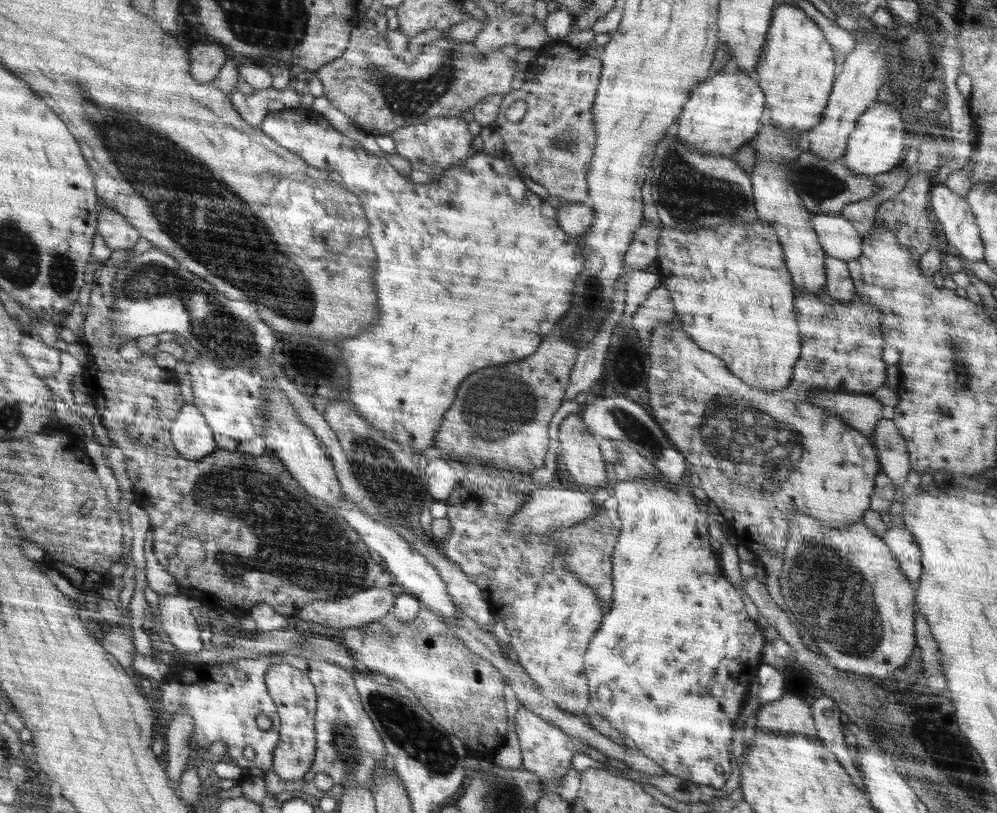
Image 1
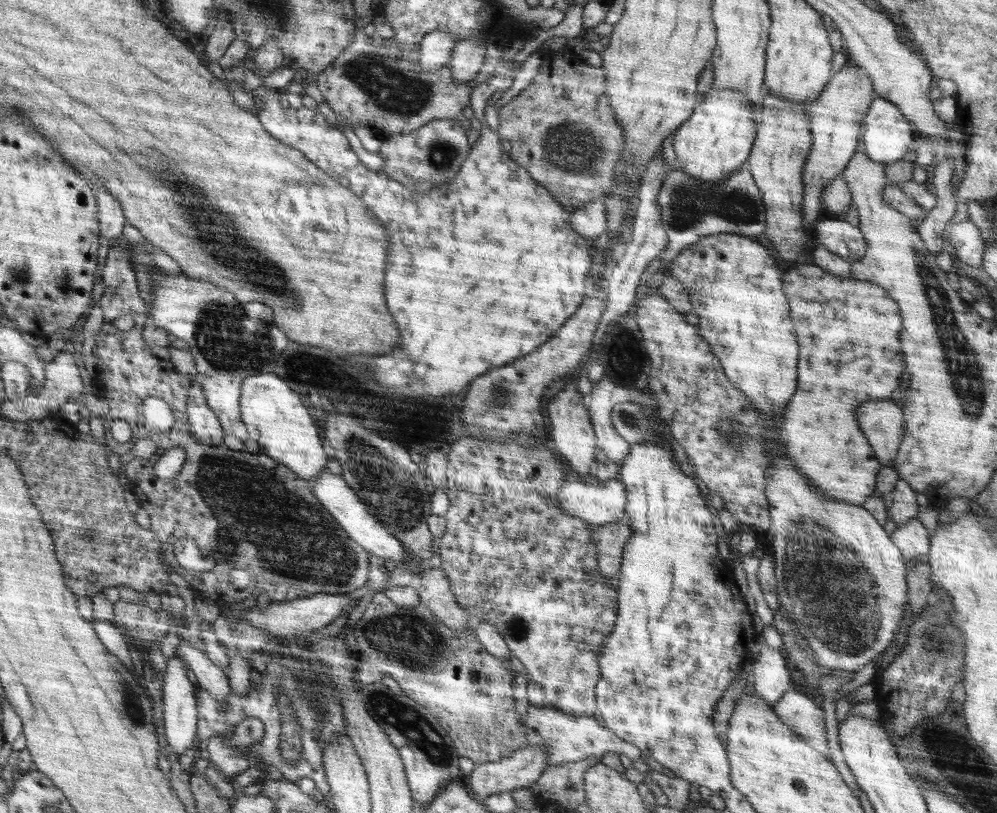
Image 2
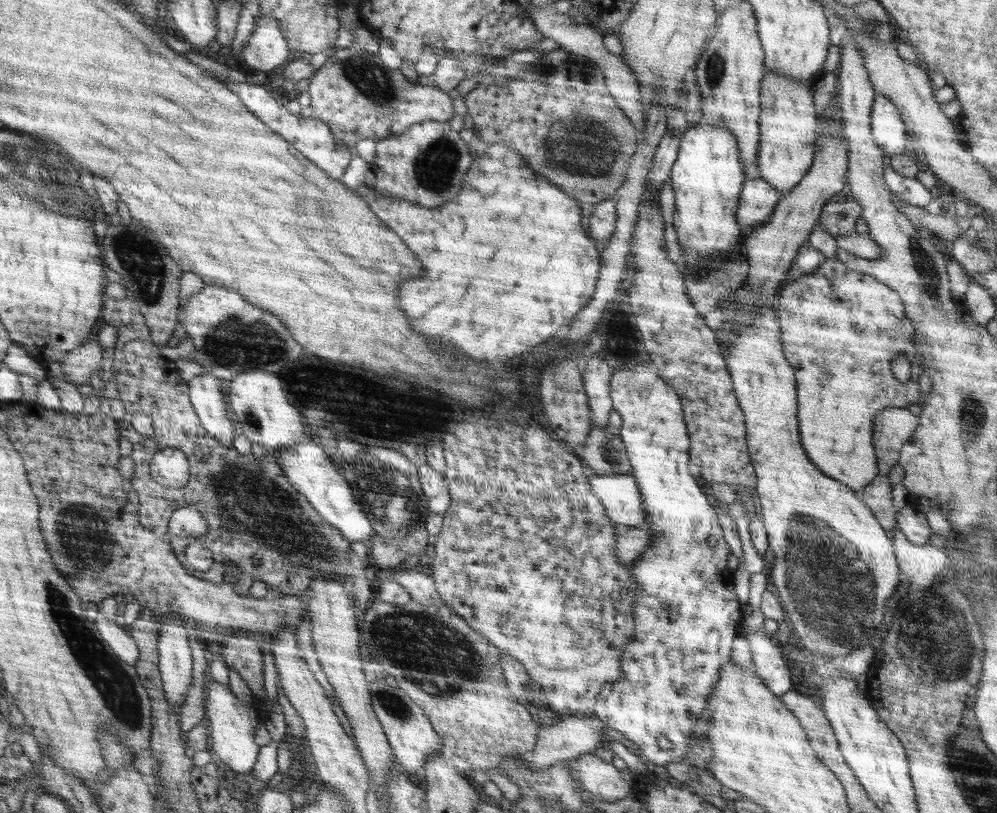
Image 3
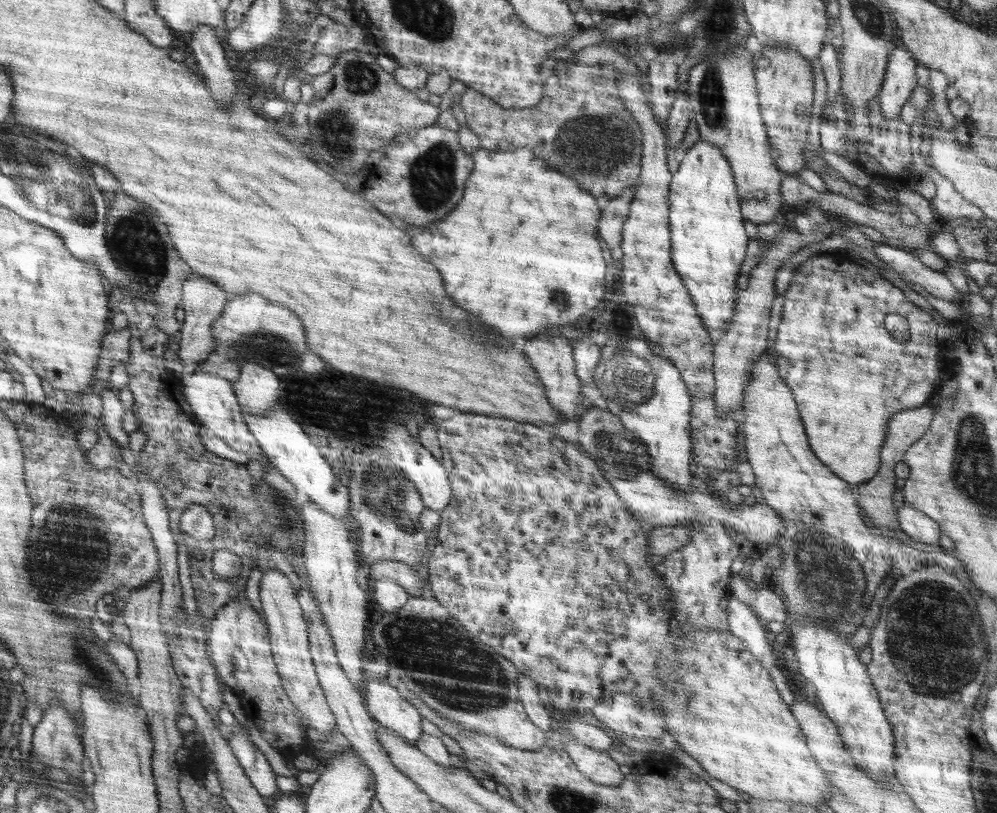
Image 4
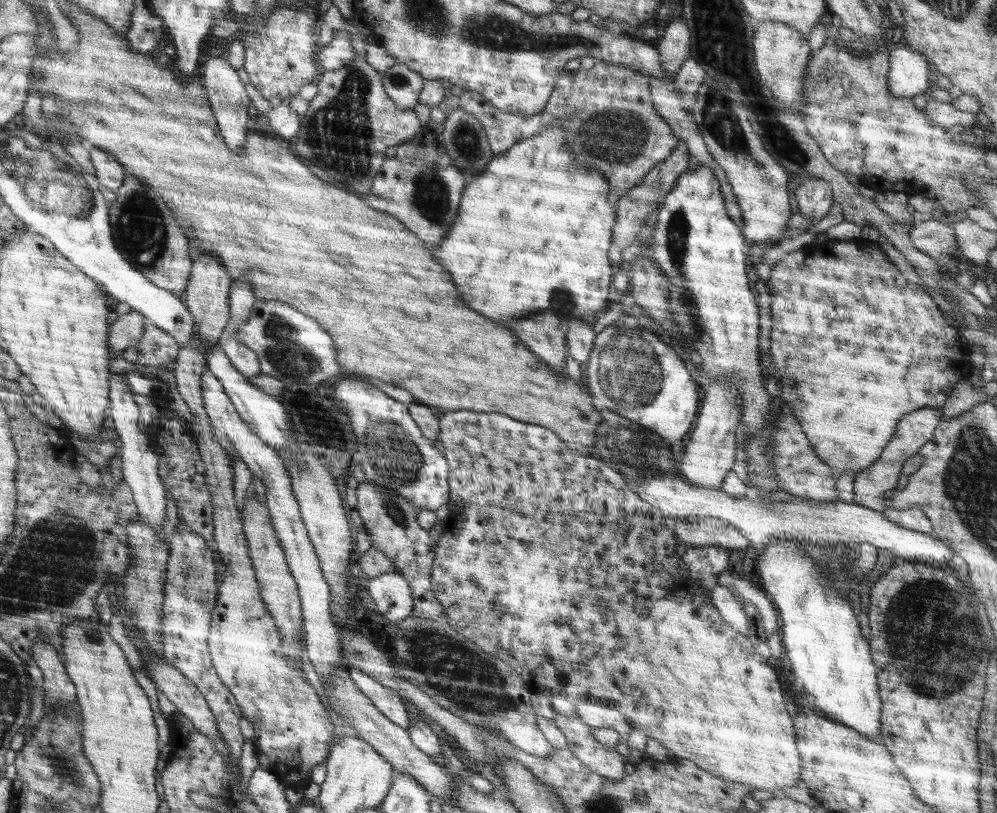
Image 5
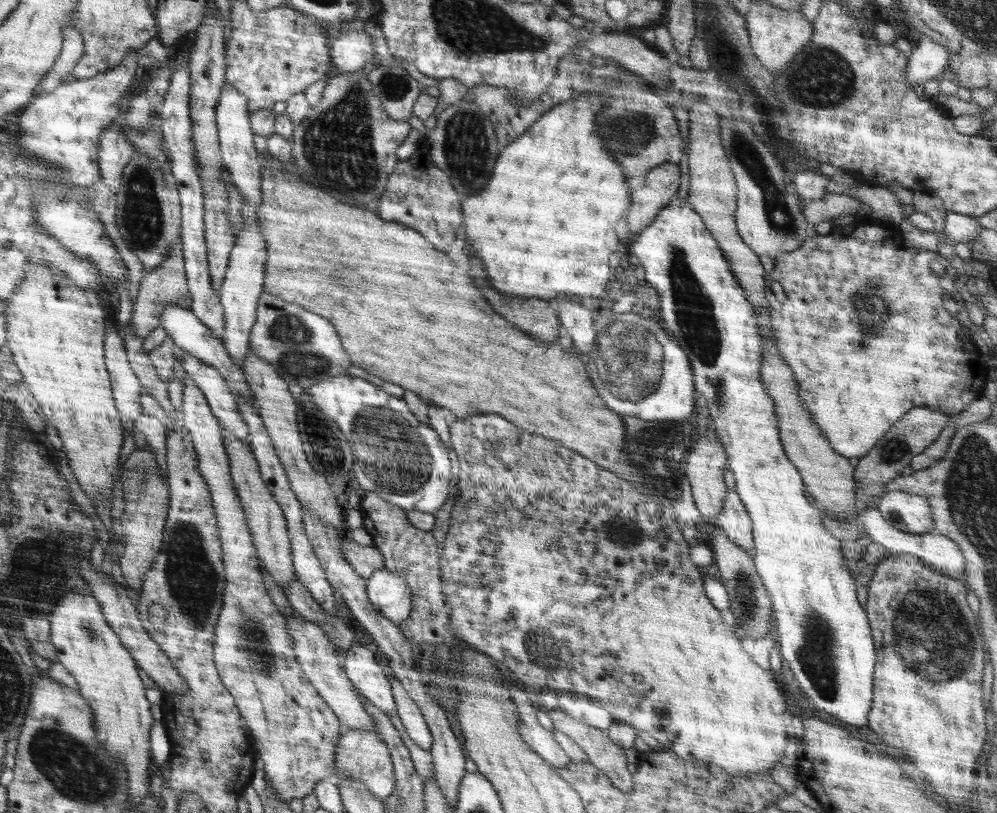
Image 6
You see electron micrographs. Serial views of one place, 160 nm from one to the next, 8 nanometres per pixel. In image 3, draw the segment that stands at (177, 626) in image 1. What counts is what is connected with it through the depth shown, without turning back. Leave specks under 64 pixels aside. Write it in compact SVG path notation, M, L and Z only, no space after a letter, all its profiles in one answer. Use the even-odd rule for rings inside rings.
M206 672L204 680L205 716L210 724L208 748L236 773L251 774L259 753L259 746L254 741L254 731L261 719L252 707L244 706L230 689L216 683L210 672Z

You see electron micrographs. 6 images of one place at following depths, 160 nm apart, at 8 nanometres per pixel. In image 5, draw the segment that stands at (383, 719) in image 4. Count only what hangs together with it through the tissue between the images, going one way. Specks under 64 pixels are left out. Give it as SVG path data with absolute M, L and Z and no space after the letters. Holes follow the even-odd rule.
M348 666L348 672L354 684L366 698L372 701L374 707L379 709L390 721L401 728L410 730L410 716L406 704L402 702L401 697L394 693L390 688L382 686L376 682L372 676L362 672L354 666Z

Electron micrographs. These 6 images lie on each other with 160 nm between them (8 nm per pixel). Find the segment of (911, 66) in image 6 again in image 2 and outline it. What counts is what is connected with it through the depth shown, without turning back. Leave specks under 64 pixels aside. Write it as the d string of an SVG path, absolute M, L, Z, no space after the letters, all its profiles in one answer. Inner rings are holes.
M884 98L871 102L862 125L864 152L874 162L896 162L916 145L911 122Z

